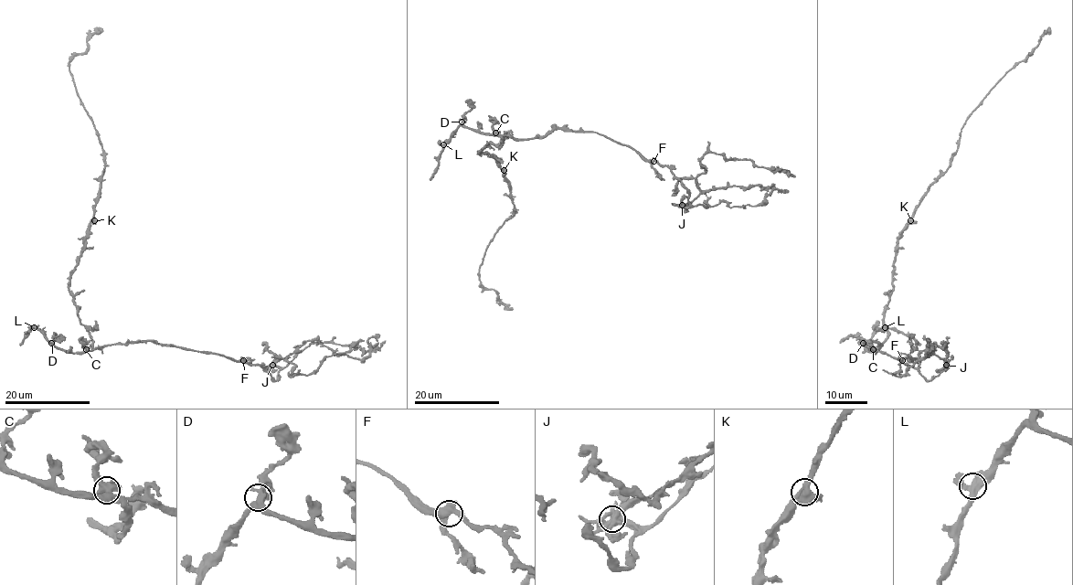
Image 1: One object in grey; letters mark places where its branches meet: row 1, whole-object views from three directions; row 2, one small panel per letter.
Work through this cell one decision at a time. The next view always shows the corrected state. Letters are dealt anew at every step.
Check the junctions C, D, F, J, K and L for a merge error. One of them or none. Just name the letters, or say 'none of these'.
J

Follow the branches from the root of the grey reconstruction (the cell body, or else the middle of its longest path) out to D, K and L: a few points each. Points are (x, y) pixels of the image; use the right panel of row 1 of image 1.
D: (877, 346), (873, 353), (863, 343)
K: (877, 346), (877, 350), (887, 336), (884, 314), (892, 290), (897, 238), (910, 220)
L: (877, 346), (873, 353), (865, 343), (885, 327)

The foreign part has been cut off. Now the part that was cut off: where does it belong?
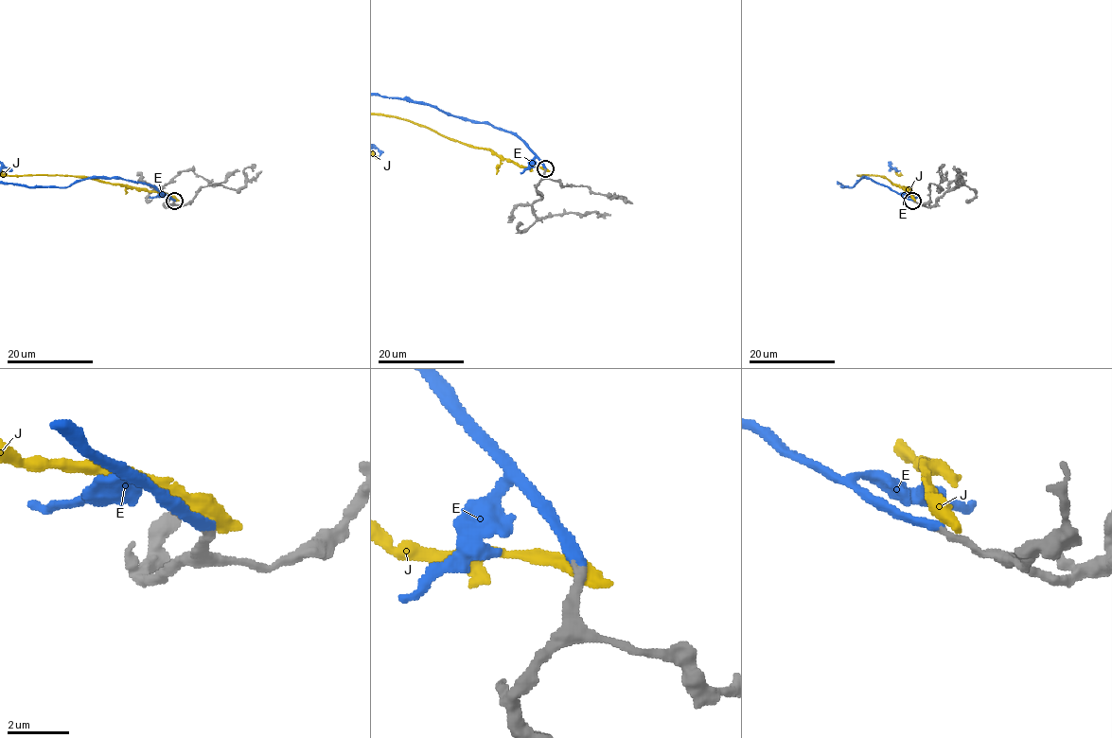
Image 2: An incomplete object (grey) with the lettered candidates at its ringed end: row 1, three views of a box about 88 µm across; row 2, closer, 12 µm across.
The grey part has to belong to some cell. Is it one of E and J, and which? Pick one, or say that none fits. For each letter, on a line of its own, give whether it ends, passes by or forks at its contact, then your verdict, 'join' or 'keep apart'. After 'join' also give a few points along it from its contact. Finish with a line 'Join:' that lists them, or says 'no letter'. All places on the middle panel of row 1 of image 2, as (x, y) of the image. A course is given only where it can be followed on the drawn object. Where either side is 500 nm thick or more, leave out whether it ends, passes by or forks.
E: it ends | join
J: keep apart
Join: E

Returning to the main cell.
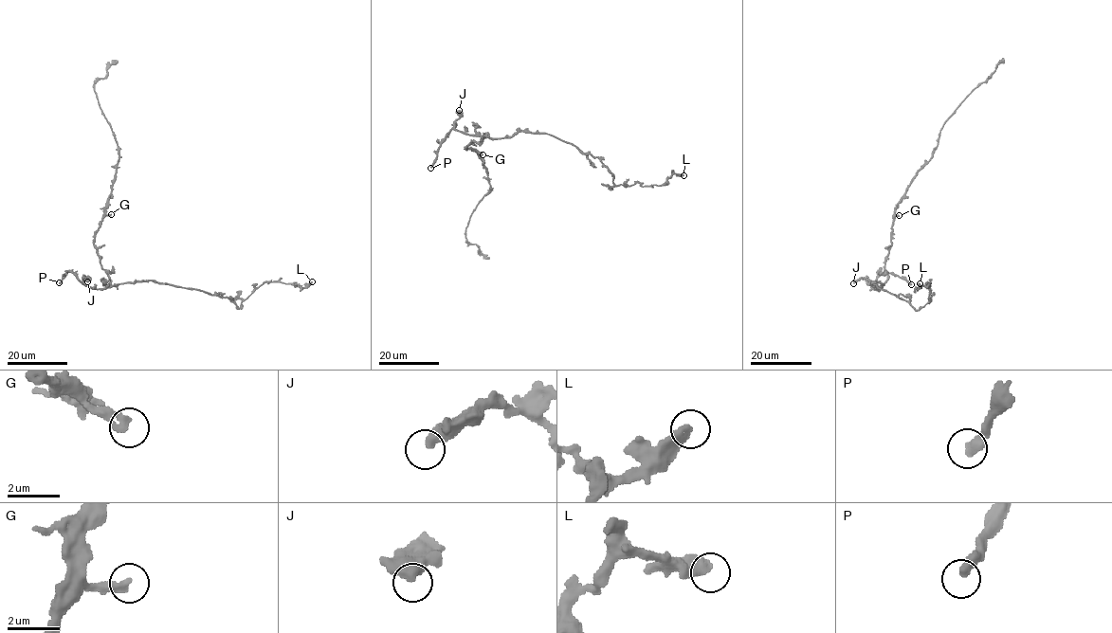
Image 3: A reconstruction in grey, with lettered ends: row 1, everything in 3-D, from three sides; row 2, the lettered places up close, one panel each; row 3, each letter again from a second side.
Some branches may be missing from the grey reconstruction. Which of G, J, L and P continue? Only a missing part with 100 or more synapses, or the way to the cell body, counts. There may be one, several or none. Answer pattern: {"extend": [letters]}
{"extend": ["P"]}

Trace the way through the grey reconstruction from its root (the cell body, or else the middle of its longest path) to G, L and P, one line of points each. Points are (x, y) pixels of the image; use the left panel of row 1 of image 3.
G: (104, 270), (94, 244), (94, 235), (100, 221), (111, 214)
L: (104, 270), (110, 287), (154, 280), (217, 294), (239, 308), (265, 281), (301, 287), (312, 281)
P: (104, 270), (110, 281), (106, 289), (83, 284), (70, 271), (59, 282)

